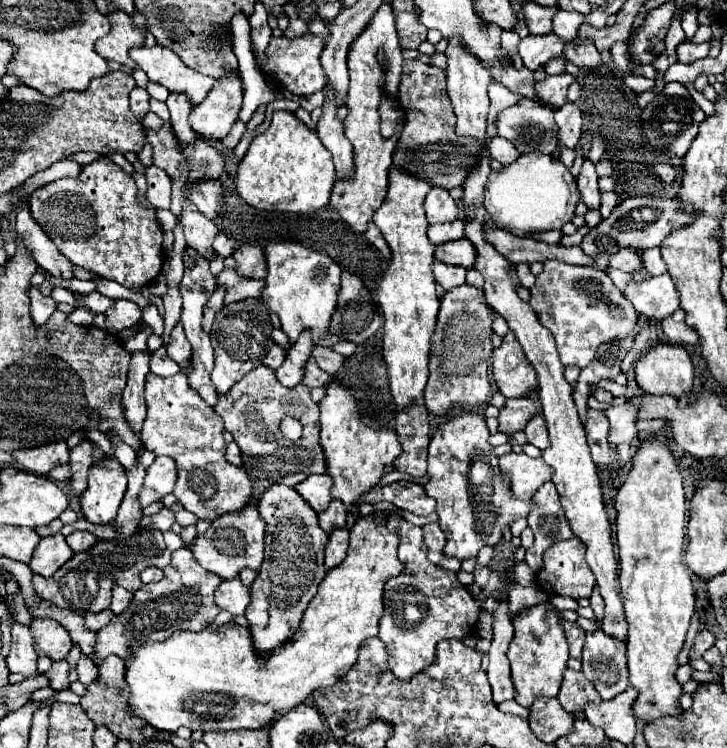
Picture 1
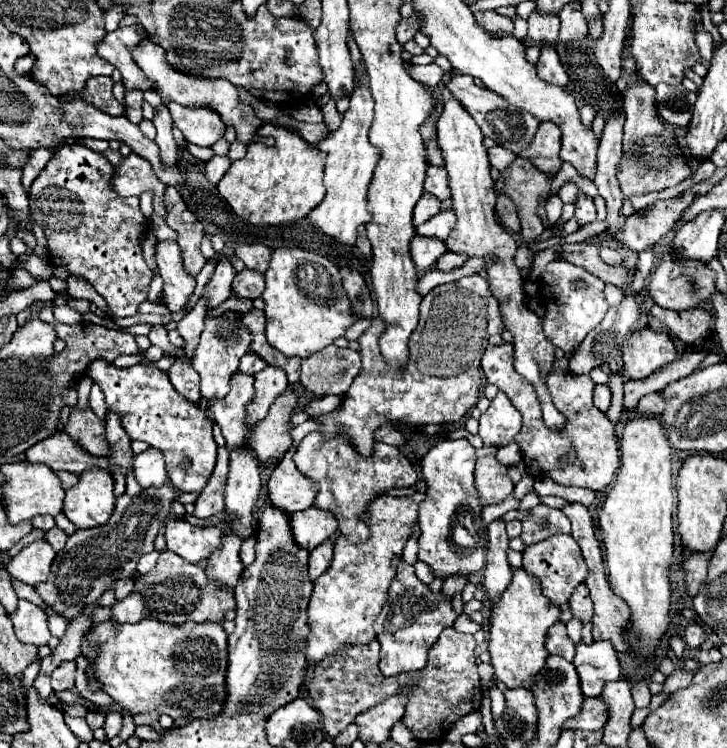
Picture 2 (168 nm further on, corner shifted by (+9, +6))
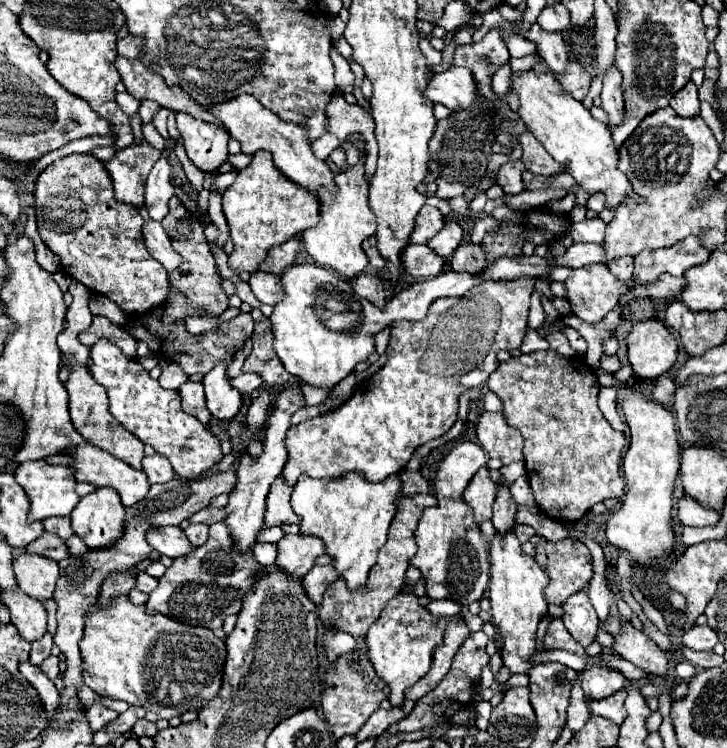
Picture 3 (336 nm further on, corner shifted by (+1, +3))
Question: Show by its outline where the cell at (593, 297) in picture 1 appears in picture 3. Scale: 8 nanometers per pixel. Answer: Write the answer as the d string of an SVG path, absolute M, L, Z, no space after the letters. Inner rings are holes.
M591 264L573 270L571 278L565 280L567 300L577 318L585 322L599 322L611 312L627 286L617 280L605 264Z

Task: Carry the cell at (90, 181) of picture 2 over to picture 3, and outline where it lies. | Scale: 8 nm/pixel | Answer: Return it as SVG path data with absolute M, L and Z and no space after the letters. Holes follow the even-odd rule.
M71 154L49 164L35 182L35 216L39 236L45 246L61 258L63 270L83 282L91 292L103 294L127 314L141 314L159 306L169 292L169 274L165 268L145 250L139 216L133 204L121 204L113 196L111 178L101 160L91 154Z

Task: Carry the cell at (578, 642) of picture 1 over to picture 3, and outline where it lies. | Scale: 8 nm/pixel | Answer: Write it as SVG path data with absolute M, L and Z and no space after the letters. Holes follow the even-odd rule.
M553 618L549 622L549 628L547 628L547 634L545 634L545 648L547 650L569 650L573 654L579 654L579 656L585 656L585 648L581 644L577 644L573 640L573 636L569 636L567 628L563 626L563 620L561 618Z

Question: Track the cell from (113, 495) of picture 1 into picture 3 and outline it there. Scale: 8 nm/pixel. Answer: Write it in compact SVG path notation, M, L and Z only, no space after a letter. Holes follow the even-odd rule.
M97 488L75 506L71 524L89 550L109 548L125 530L125 508L113 488Z

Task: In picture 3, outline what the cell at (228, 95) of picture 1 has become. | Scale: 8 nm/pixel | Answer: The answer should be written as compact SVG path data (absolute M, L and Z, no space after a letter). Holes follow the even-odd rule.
M177 114L175 122L177 130L181 132L187 158L199 170L215 172L227 160L227 130L209 122L201 122L189 114Z

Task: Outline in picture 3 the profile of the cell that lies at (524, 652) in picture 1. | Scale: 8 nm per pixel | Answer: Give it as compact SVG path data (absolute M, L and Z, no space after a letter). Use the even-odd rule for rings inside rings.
M515 530L507 534L493 536L489 544L489 562L491 562L491 578L489 578L489 602L493 624L505 636L501 642L501 658L503 664L515 672L527 672L533 662L529 660L535 654L535 632L539 620L547 614L547 600L543 596L545 586L549 584L549 576L535 564L533 556L527 556L521 550L521 542L515 536Z

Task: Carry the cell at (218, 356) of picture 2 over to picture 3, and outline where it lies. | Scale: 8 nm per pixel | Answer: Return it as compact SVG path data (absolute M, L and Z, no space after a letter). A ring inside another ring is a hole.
M217 364L203 380L205 384L205 398L209 412L223 422L229 422L237 416L241 410L241 394L229 384L229 378L225 376L225 366Z

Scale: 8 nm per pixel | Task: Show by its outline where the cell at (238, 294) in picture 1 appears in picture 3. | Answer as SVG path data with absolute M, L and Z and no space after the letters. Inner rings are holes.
M253 272L249 286L255 294L255 298L261 304L277 304L277 300L281 300L281 296L285 296L281 292L281 278L277 278L275 274L267 274L267 272Z

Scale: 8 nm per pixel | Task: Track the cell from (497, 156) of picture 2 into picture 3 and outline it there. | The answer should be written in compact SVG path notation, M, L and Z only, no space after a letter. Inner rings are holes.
M509 160L499 168L497 174L497 184L503 188L505 194L519 194L523 192L523 182L521 182L521 172L523 172L523 162L521 160Z

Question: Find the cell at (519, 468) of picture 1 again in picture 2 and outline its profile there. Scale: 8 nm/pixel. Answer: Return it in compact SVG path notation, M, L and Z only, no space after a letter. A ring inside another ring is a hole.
M495 455L477 459L475 485L477 485L477 493L479 493L479 499L483 505L501 503L513 491L515 483L507 475L507 471L509 471L509 467L501 465Z

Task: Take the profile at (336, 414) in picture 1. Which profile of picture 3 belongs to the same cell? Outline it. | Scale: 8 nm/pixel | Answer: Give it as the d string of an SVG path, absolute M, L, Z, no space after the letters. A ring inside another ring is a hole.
M355 472L341 480L315 480L305 476L293 488L291 506L301 518L301 534L321 538L325 554L333 558L333 568L339 578L345 580L349 590L357 590L367 584L369 570L377 562L377 552L387 542L387 530L397 512L395 502L401 496L401 480L397 474L377 484L369 484Z

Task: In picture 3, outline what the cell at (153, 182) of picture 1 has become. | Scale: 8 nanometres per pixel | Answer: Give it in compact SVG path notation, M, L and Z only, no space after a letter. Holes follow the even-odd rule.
M143 140L139 146L133 144L123 150L115 150L113 158L103 162L113 180L115 198L119 202L127 202L133 206L141 206L145 202L145 180L159 156L161 152L153 150L151 144Z

